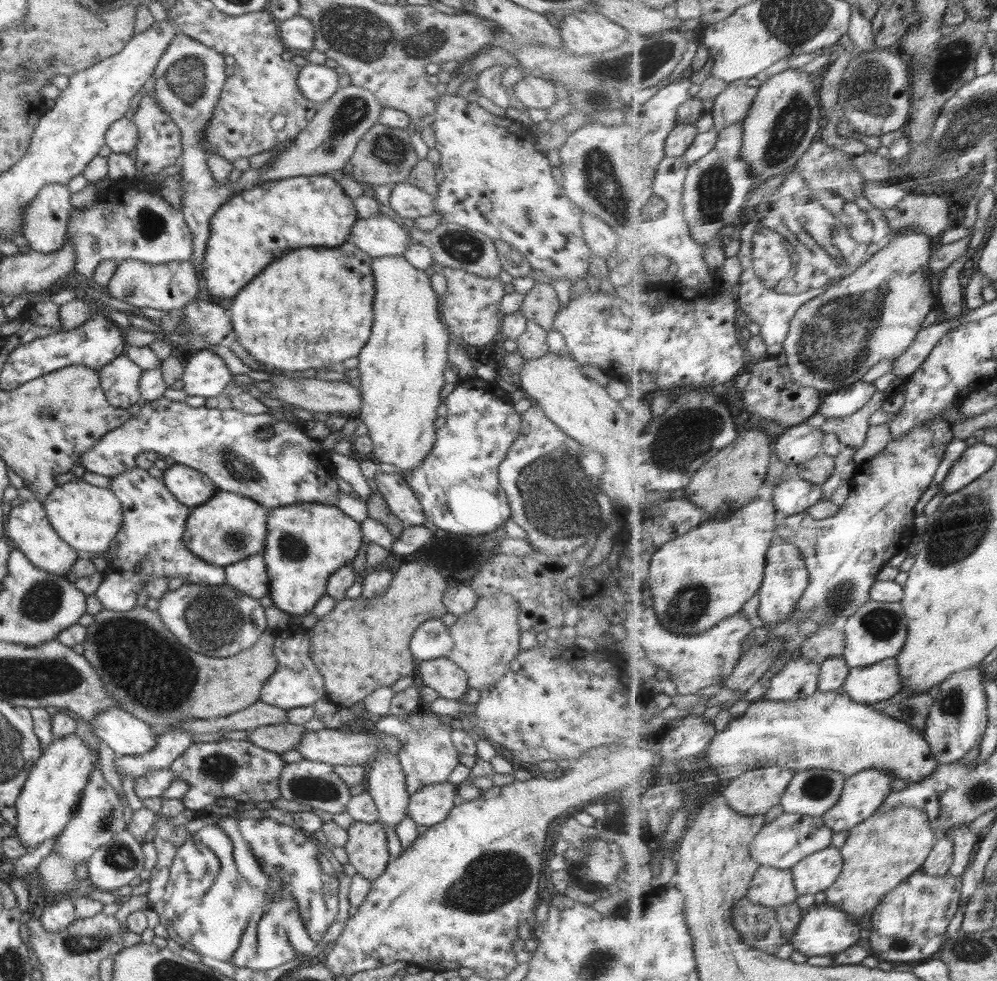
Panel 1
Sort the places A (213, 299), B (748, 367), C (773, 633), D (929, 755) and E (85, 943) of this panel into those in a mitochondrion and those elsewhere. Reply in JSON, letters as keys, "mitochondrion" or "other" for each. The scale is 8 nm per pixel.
{"A":"other","B":"other","C":"other","D":"other","E":"mitochondrion"}

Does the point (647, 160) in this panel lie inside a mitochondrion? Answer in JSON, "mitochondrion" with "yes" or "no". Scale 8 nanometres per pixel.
{"mitochondrion":"no"}

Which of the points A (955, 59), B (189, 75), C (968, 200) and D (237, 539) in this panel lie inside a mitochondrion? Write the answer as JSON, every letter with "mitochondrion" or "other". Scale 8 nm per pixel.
{"A":"mitochondrion","B":"mitochondrion","C":"other","D":"mitochondrion"}

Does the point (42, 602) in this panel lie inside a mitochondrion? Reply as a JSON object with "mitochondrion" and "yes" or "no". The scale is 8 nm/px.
{"mitochondrion":"yes"}

